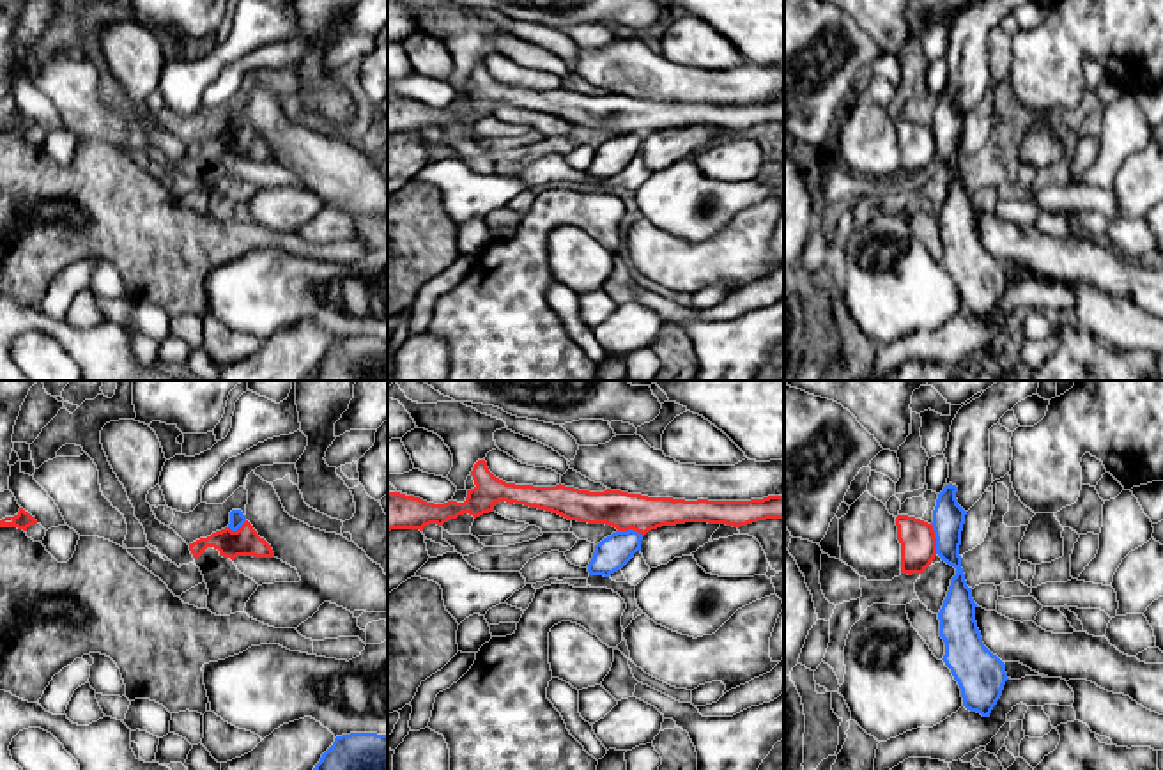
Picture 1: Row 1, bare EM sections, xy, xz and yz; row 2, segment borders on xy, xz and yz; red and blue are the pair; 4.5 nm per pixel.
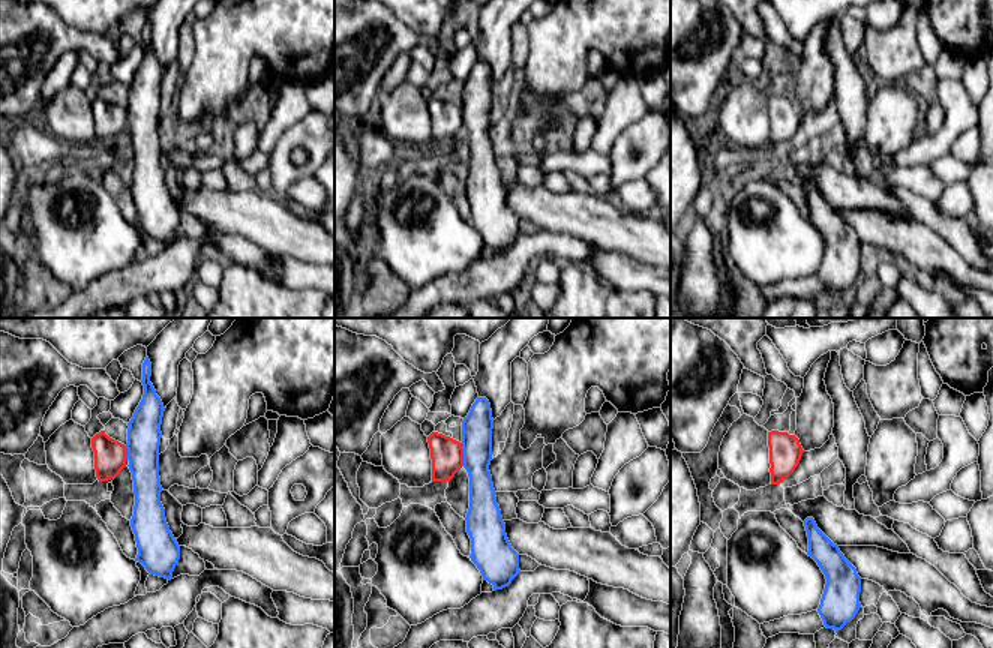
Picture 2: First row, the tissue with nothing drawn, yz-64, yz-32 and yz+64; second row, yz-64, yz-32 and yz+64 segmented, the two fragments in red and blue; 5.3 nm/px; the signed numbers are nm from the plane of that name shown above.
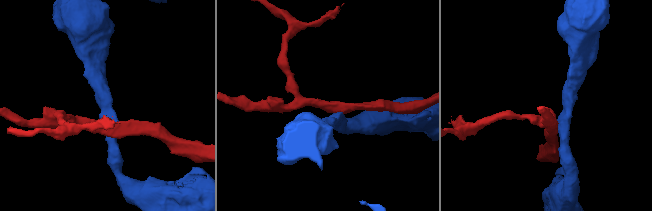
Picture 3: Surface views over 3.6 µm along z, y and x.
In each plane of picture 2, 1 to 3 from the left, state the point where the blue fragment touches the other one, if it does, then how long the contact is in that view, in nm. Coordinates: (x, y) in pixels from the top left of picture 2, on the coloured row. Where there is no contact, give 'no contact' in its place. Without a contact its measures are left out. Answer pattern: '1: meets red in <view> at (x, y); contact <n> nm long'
1: meets red in yz-64 at (126, 453); contact 80 nm long
2: meets red in yz-32 at (462, 455); contact 130 nm long
3: no contact

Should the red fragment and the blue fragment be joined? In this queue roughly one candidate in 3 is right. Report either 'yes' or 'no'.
no

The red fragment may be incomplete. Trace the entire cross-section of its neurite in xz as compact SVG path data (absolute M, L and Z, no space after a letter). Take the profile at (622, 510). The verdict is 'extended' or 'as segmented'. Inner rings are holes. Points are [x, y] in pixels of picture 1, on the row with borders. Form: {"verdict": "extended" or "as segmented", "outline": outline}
{"verdict": "as segmented", "outline": "M485 460L474 464L471 476L476 487L467 490L464 503L434 504L414 496L388 492L388 531L423 531L425 526L443 526L464 513L476 519L494 512L499 501L552 512L568 520L612 526L618 531L634 529L641 535L662 526L685 522L740 527L758 520L784 519L784 496L751 501L685 501L611 489L589 492L561 483L556 487L515 485L496 478Z"}

